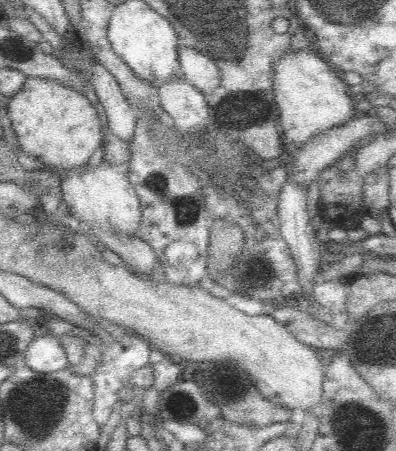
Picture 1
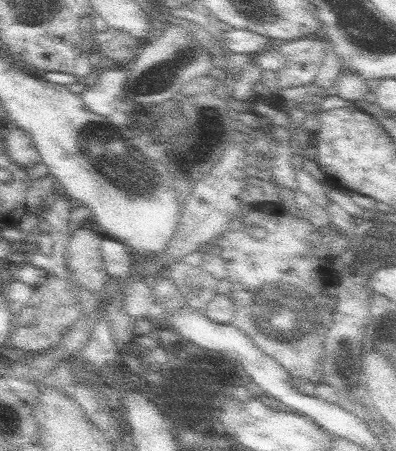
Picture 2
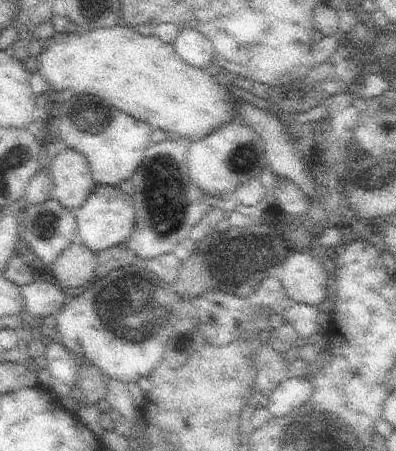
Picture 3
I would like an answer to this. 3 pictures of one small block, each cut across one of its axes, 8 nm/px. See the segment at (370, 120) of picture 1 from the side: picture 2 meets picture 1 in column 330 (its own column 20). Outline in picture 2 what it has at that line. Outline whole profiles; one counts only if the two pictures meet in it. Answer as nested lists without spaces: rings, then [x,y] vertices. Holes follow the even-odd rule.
[[[23,128],[9,130],[3,140],[5,140],[5,148],[7,148],[9,158],[15,164],[19,164],[19,168],[29,170],[29,168],[33,168],[35,164],[41,162],[41,156],[39,156],[37,146],[33,144],[31,136]]]

